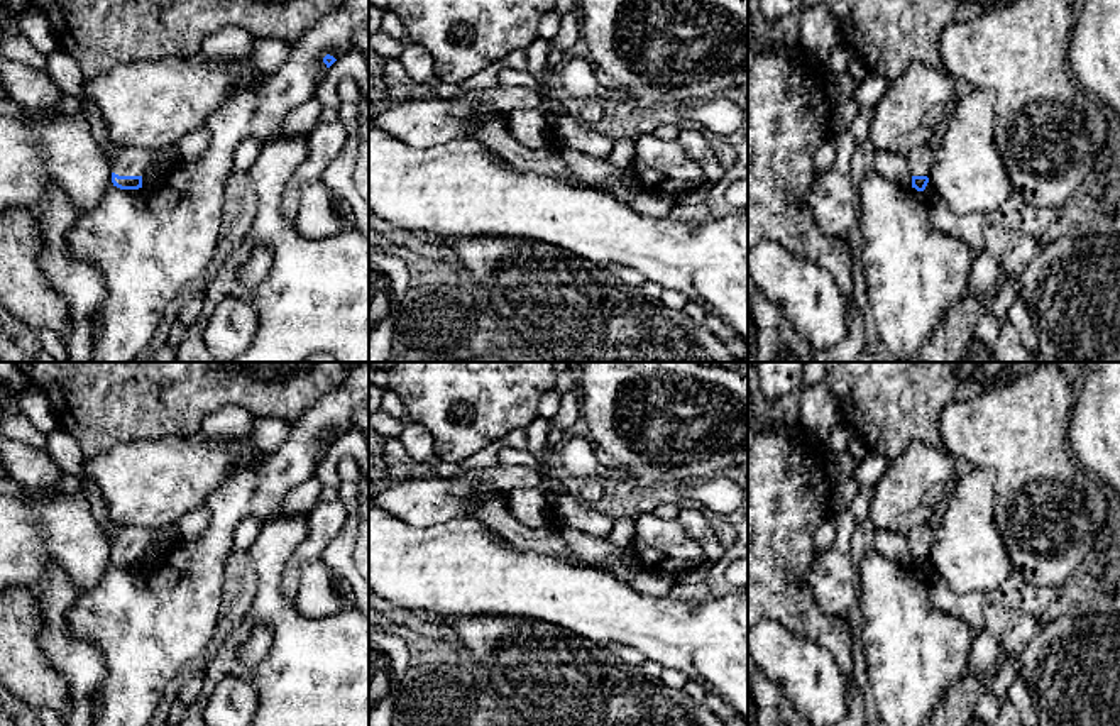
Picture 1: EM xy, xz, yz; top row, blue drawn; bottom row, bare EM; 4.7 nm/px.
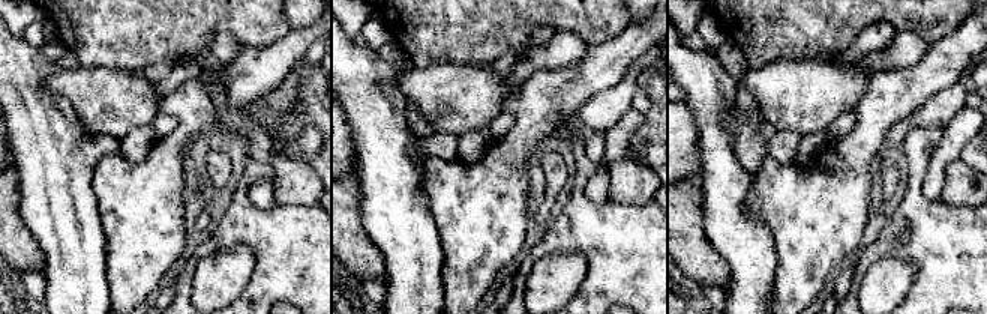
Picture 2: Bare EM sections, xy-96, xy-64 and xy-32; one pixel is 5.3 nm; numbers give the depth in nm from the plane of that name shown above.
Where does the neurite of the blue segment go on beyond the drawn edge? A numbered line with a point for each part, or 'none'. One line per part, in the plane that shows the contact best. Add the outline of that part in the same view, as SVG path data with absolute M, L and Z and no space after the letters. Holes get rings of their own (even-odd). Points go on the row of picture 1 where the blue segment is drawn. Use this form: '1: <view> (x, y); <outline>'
1: xy (132, 161); M173 147L149 151L149 149L120 149L110 157L112 173L118 176L142 176L144 171L156 162L159 173L167 173L179 161L178 151Z

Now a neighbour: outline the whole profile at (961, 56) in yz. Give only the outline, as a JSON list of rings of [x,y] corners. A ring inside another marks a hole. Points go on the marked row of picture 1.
[[[1017,0],[1008,7],[985,14],[975,20],[954,22],[941,36],[942,68],[975,90],[996,95],[993,137],[1007,168],[1012,191],[1035,208],[1062,208],[1095,171],[1098,156],[1106,144],[1105,105],[1088,95],[1073,80],[1069,47],[1076,17],[1071,0]]]

